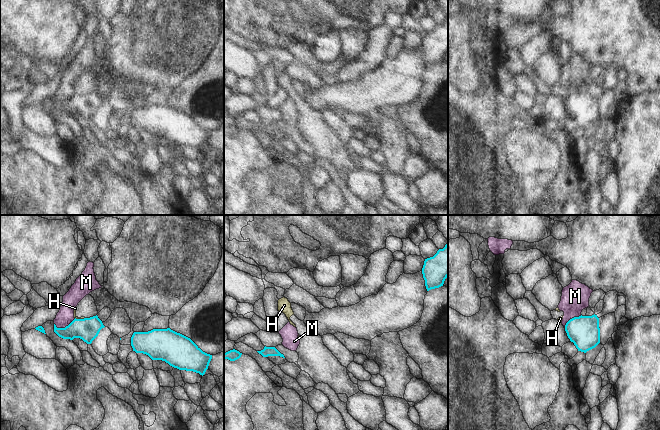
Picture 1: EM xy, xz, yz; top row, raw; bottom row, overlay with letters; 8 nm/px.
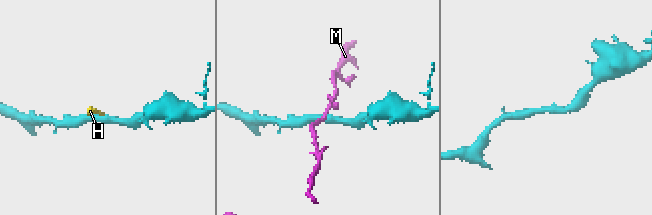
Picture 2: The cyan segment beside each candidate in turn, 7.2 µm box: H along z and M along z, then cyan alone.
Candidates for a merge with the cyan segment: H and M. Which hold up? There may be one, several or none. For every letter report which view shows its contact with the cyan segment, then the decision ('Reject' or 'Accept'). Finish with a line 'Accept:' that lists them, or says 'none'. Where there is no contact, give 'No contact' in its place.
H: Touches cyan in xy. Reject
M: Touches cyan in xy. Reject
Accept: none.

